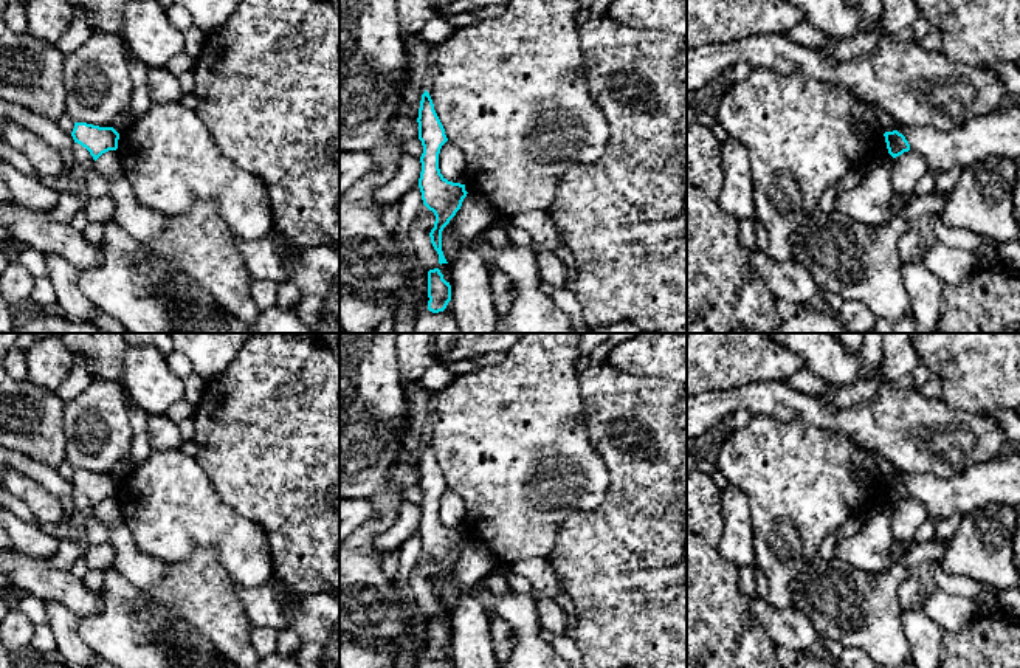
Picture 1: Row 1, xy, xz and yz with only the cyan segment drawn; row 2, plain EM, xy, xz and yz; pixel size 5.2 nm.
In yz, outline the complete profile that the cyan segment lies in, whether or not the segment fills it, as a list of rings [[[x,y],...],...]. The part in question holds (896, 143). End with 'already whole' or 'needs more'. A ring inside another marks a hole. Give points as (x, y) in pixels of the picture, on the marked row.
[[[898,130],[885,132],[884,136],[885,136],[888,153],[893,158],[896,158],[896,157],[902,155],[904,152],[910,150],[908,141]]] | already whole

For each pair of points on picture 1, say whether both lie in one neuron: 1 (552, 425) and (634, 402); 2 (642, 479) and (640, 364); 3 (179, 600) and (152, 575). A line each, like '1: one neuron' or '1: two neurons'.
1: two neurons
2: two neurons
3: two neurons

